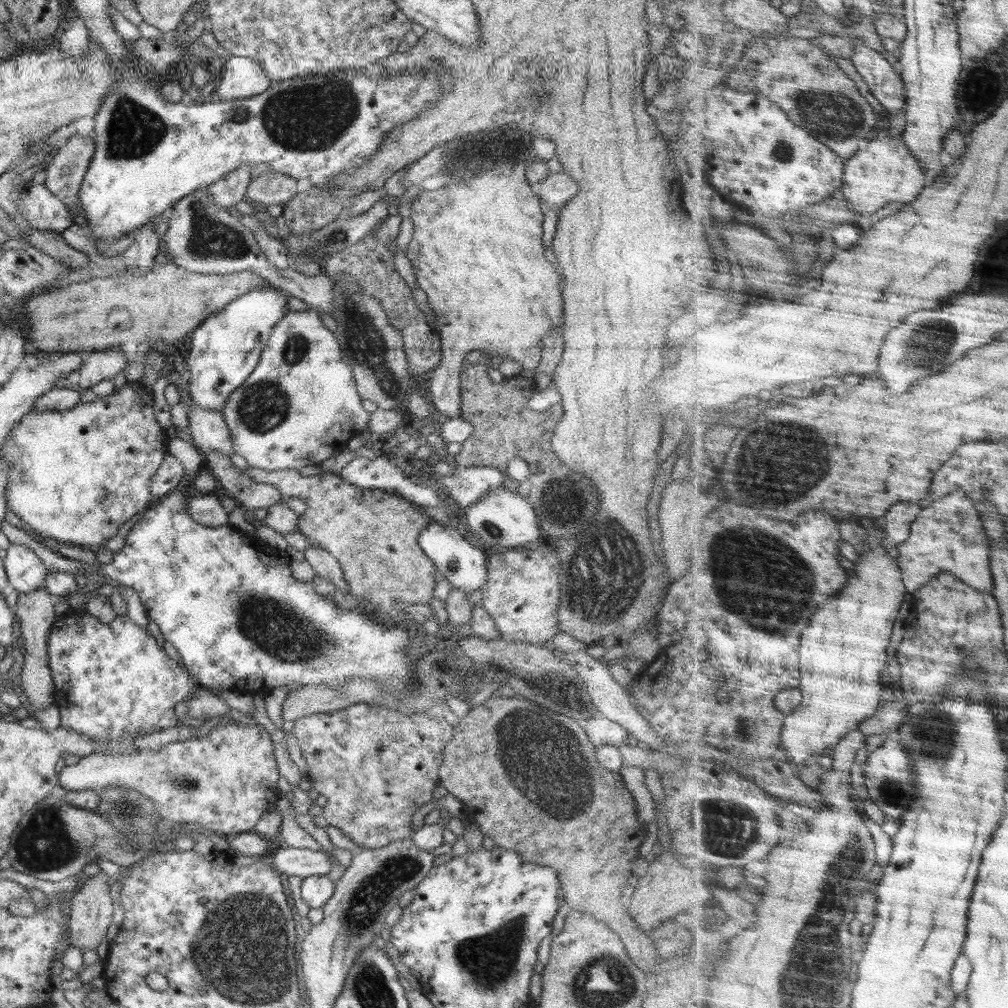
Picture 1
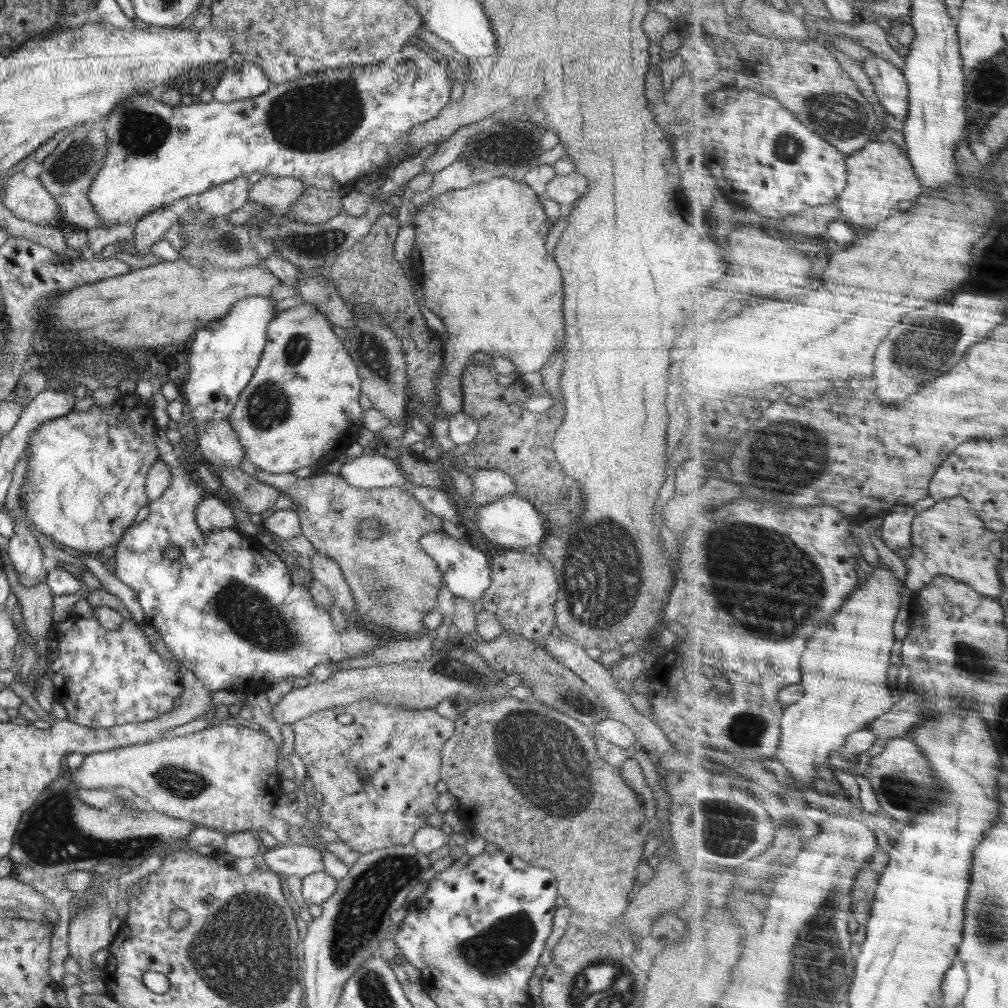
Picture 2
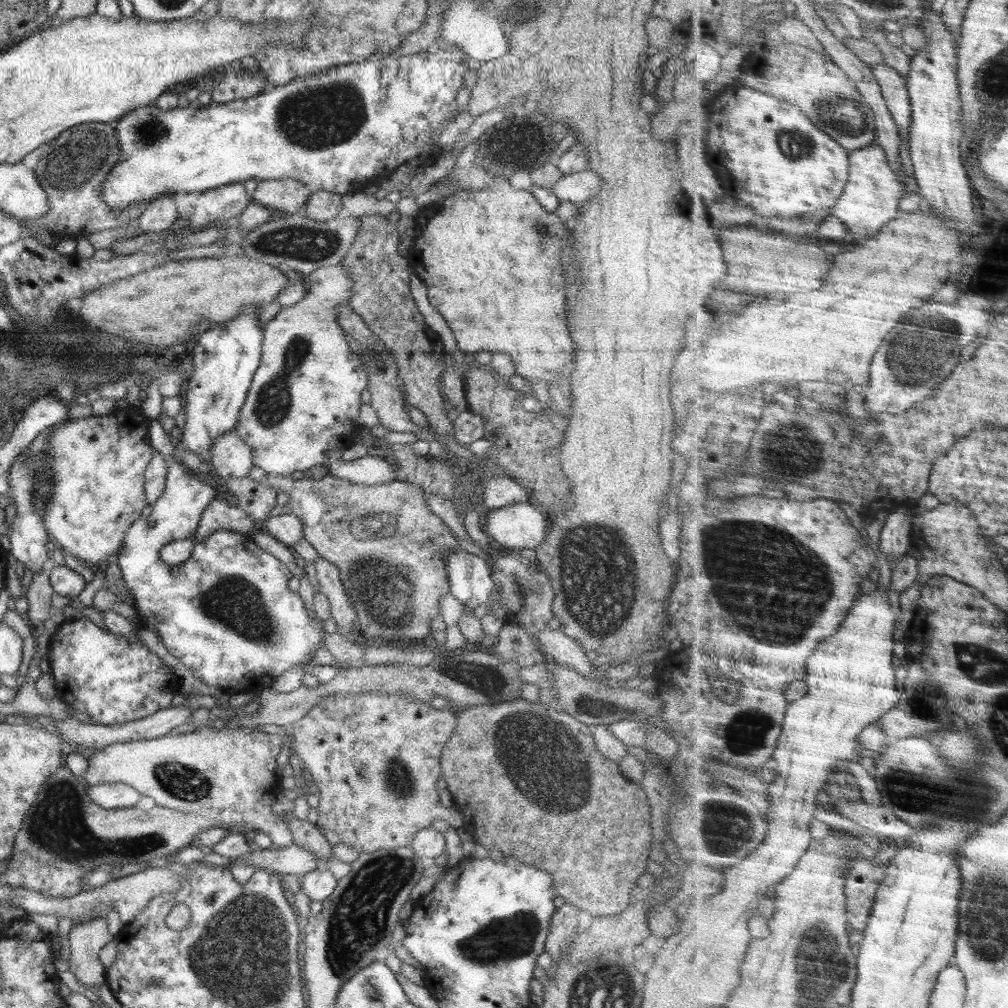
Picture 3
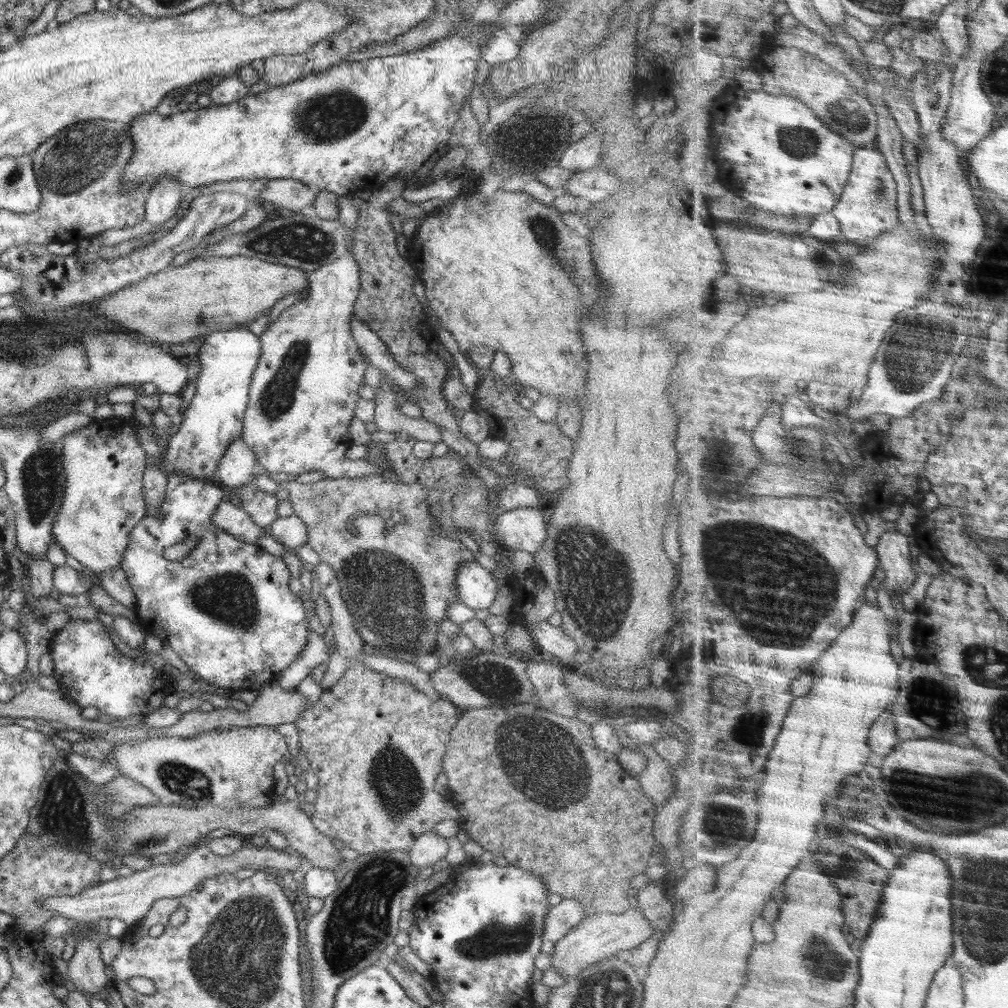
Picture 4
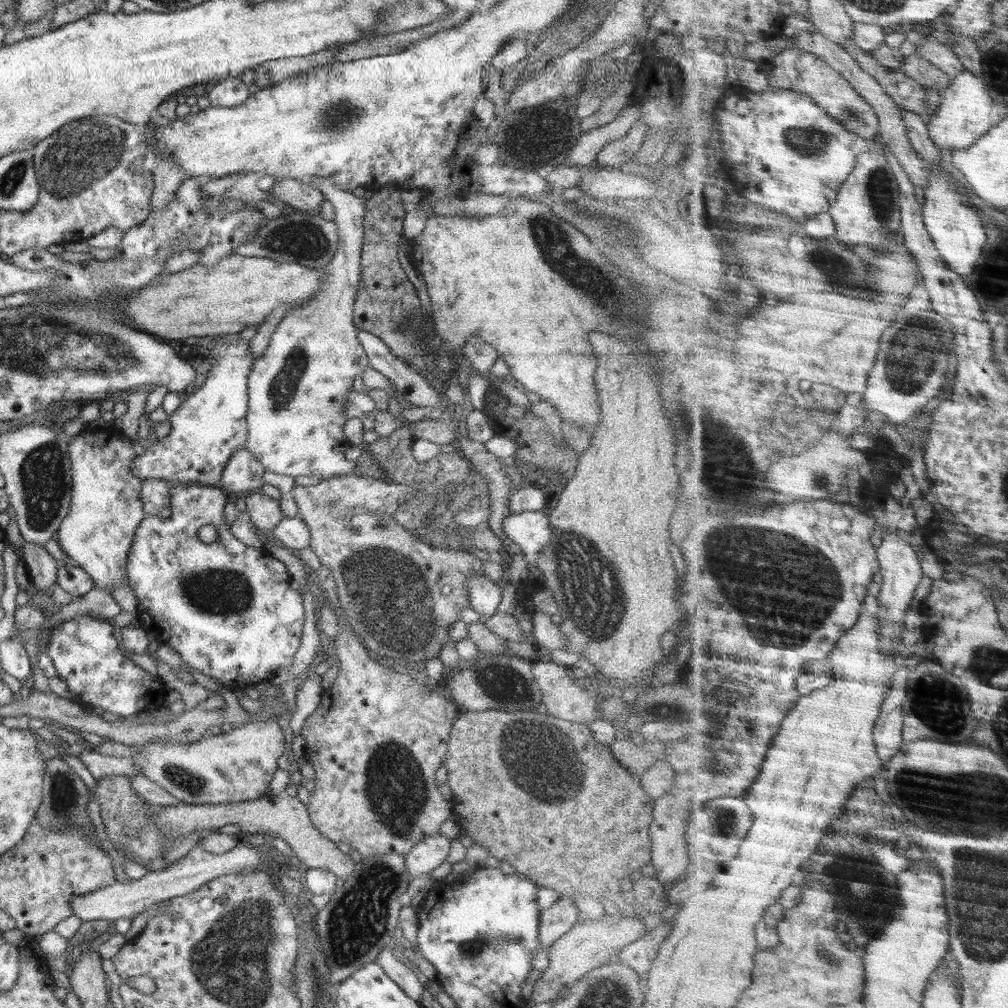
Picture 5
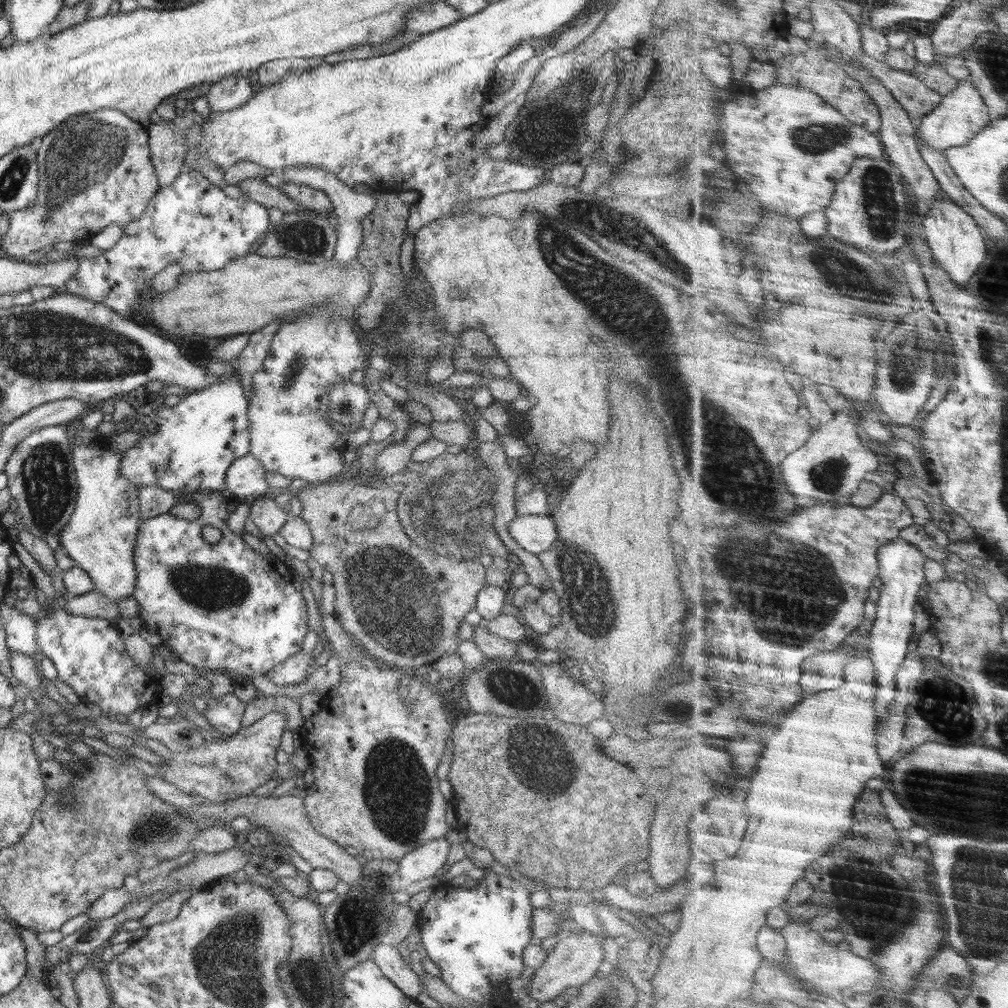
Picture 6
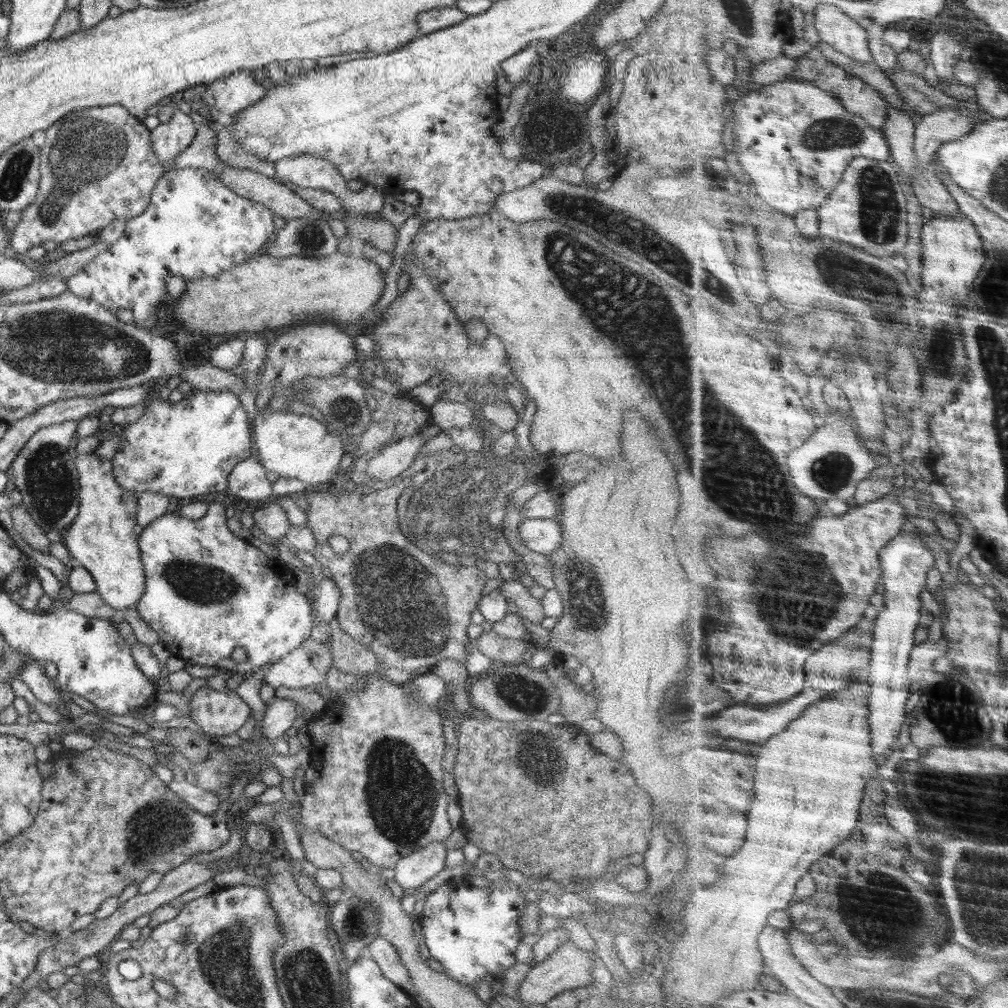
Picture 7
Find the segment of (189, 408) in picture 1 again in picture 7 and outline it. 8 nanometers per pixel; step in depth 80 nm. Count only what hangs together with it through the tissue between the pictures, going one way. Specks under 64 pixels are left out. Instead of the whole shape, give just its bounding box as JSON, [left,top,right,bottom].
[226,456,273,500]

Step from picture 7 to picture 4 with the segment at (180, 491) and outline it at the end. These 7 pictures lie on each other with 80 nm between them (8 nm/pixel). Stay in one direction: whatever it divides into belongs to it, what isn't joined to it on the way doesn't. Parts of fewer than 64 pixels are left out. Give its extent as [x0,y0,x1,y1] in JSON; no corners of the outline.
[148,324,261,482]

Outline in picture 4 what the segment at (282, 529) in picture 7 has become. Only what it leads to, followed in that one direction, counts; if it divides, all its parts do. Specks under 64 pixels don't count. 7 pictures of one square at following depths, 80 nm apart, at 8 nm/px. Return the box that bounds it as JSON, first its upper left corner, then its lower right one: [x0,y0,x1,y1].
[235,482,279,531]

